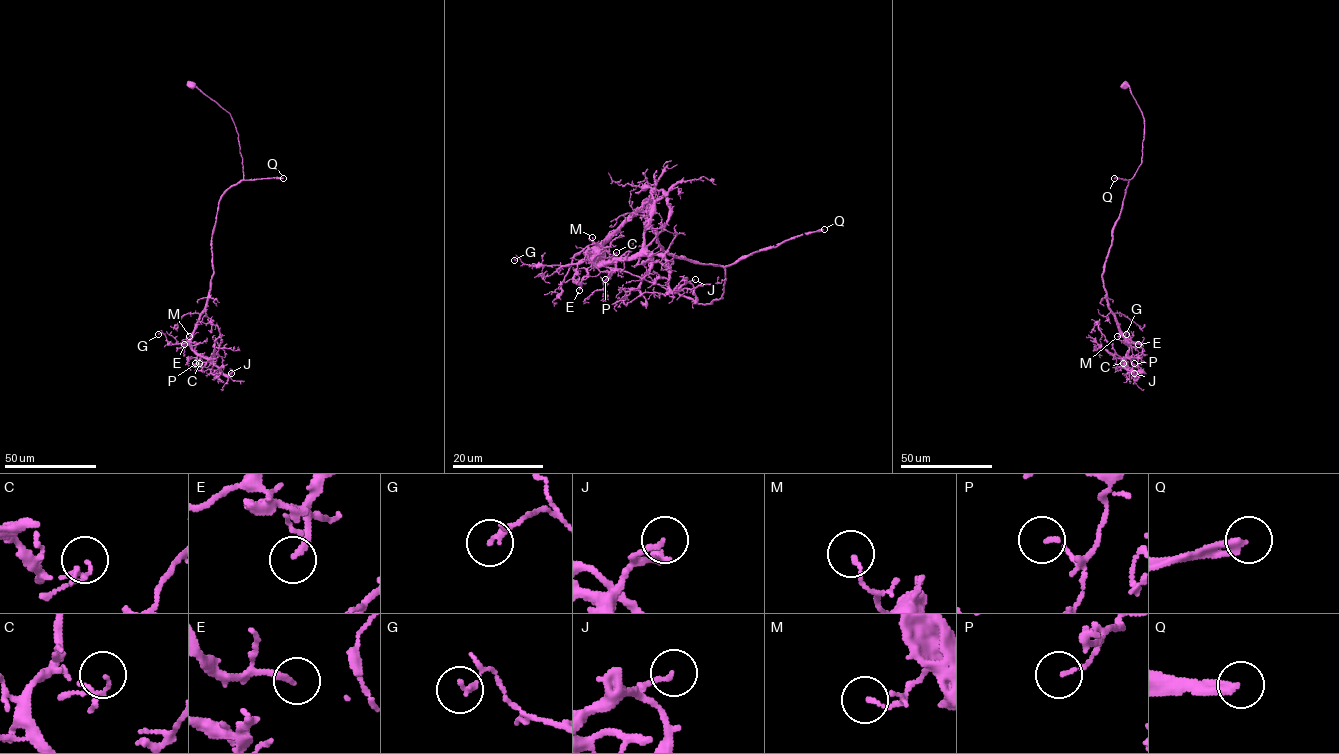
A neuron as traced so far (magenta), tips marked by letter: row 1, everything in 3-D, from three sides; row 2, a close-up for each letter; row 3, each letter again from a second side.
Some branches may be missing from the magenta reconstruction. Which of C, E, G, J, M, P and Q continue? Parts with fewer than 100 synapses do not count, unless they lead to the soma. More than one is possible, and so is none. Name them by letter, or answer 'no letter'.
Q

